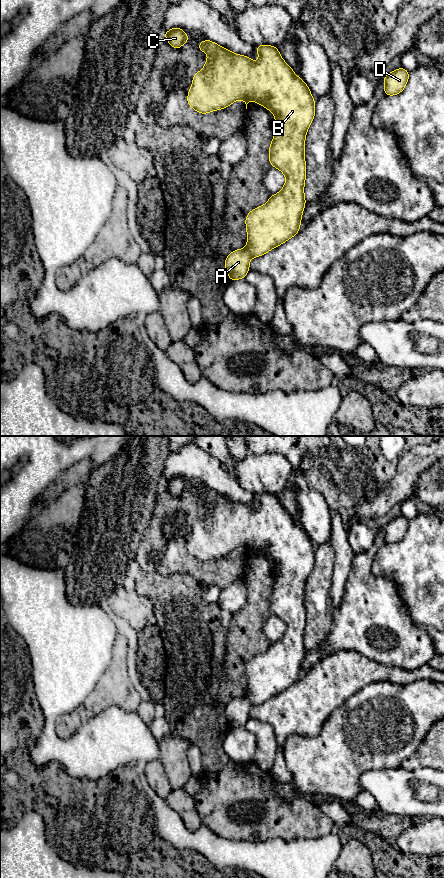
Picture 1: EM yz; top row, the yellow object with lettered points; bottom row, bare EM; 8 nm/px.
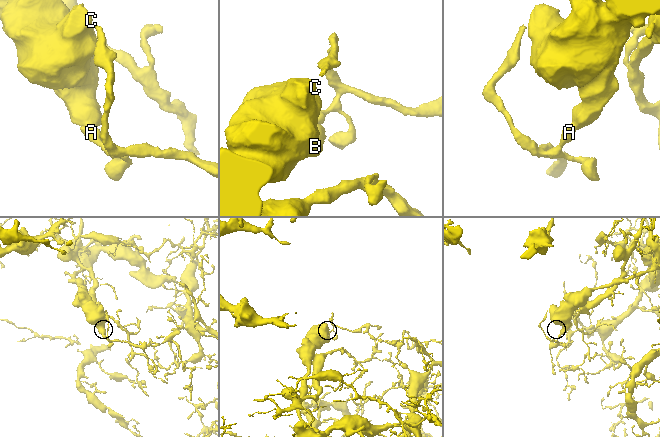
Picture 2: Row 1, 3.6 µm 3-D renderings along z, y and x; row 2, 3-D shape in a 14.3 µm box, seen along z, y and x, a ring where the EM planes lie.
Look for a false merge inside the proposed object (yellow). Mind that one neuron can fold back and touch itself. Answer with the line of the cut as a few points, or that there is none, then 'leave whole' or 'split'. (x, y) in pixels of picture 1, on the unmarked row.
yz (246, 695), (252, 704) | split

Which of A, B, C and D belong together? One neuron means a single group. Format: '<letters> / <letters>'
A D / B C

